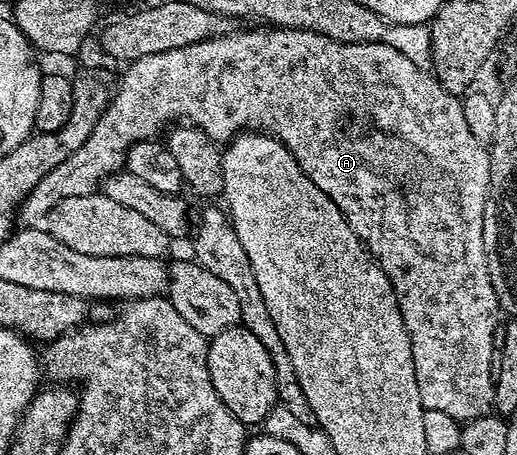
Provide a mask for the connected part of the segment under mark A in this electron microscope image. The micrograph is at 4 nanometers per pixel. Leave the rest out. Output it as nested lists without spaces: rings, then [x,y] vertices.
[[[250,27],[246,33],[233,31],[225,37],[215,37],[202,43],[190,43],[190,47],[178,47],[174,51],[162,51],[162,55],[146,55],[146,59],[138,59],[127,66],[128,69],[114,85],[108,98],[106,111],[94,123],[94,131],[90,137],[66,163],[58,163],[34,191],[30,191],[18,210],[18,217],[28,227],[43,222],[49,213],[62,199],[85,197],[97,192],[98,186],[113,173],[124,169],[124,154],[131,145],[140,141],[151,141],[159,138],[173,123],[187,123],[198,128],[213,143],[227,143],[233,137],[245,132],[255,131],[266,138],[280,142],[286,151],[296,160],[301,171],[314,187],[318,187],[321,195],[335,203],[338,211],[346,219],[352,236],[366,250],[367,256],[380,266],[388,282],[392,284],[392,294],[396,296],[396,306],[400,309],[400,319],[408,336],[410,355],[412,356],[413,381],[416,384],[416,395],[421,410],[441,412],[450,419],[461,423],[472,421],[476,417],[485,416],[492,399],[492,382],[494,380],[494,337],[498,306],[496,296],[490,287],[490,279],[484,266],[484,248],[482,247],[482,211],[486,199],[486,187],[490,177],[488,151],[479,145],[466,127],[464,107],[459,96],[447,93],[434,77],[430,76],[421,66],[410,63],[406,55],[394,51],[394,47],[386,47],[382,43],[358,43],[351,45],[345,41],[335,41],[321,33],[305,29],[285,29],[283,27]]]

